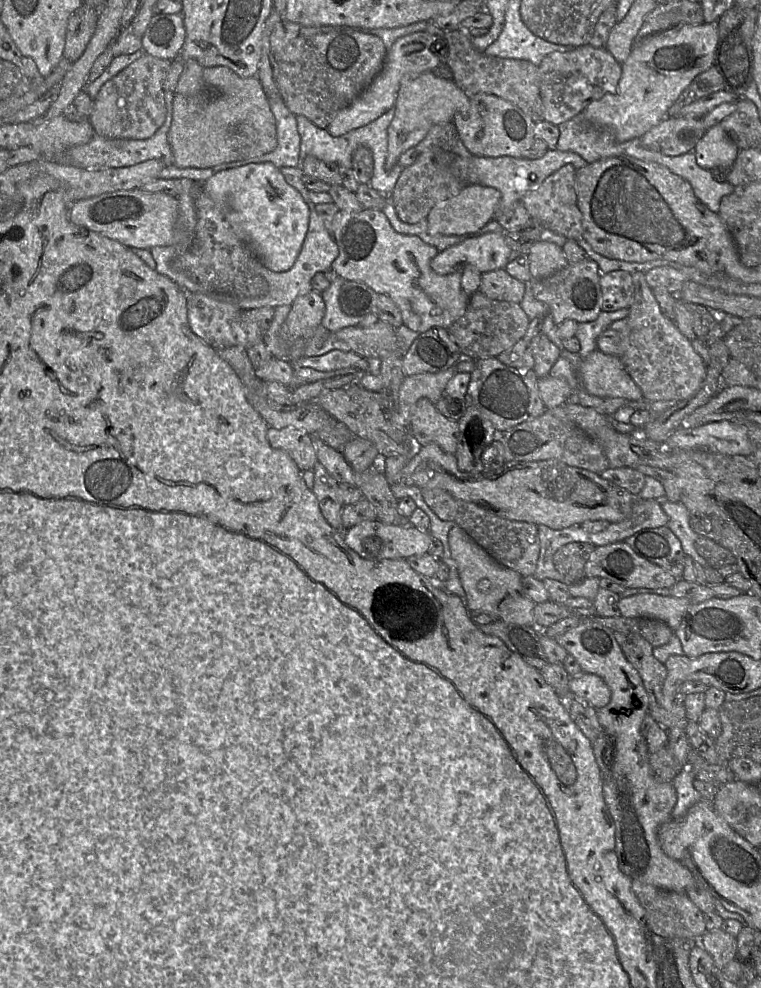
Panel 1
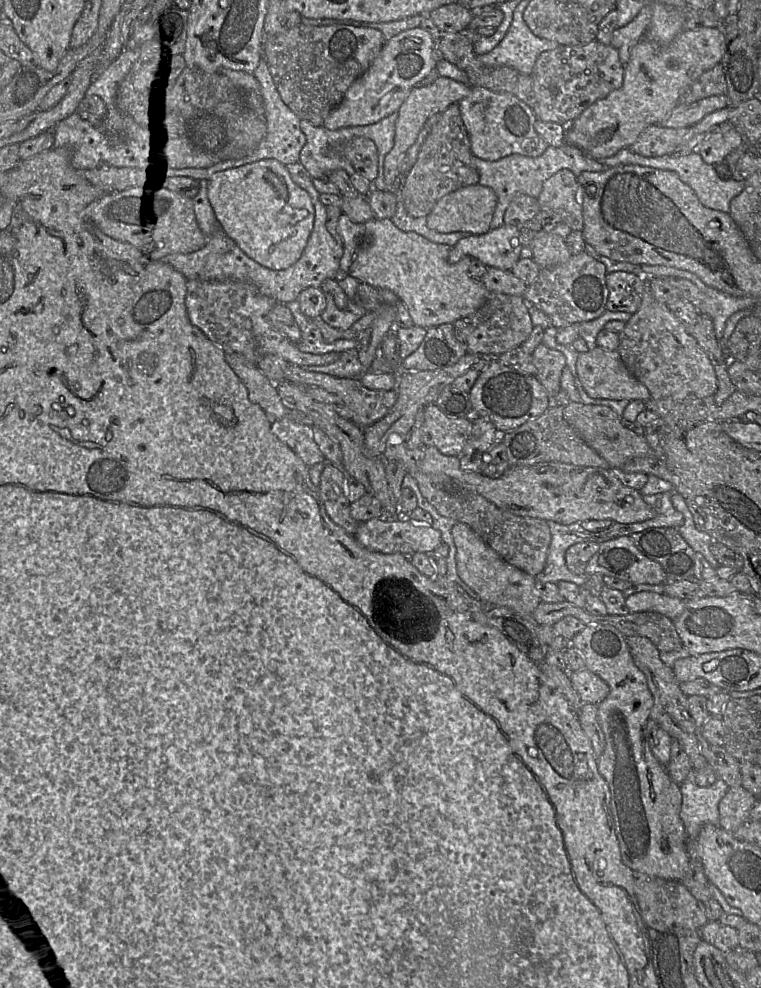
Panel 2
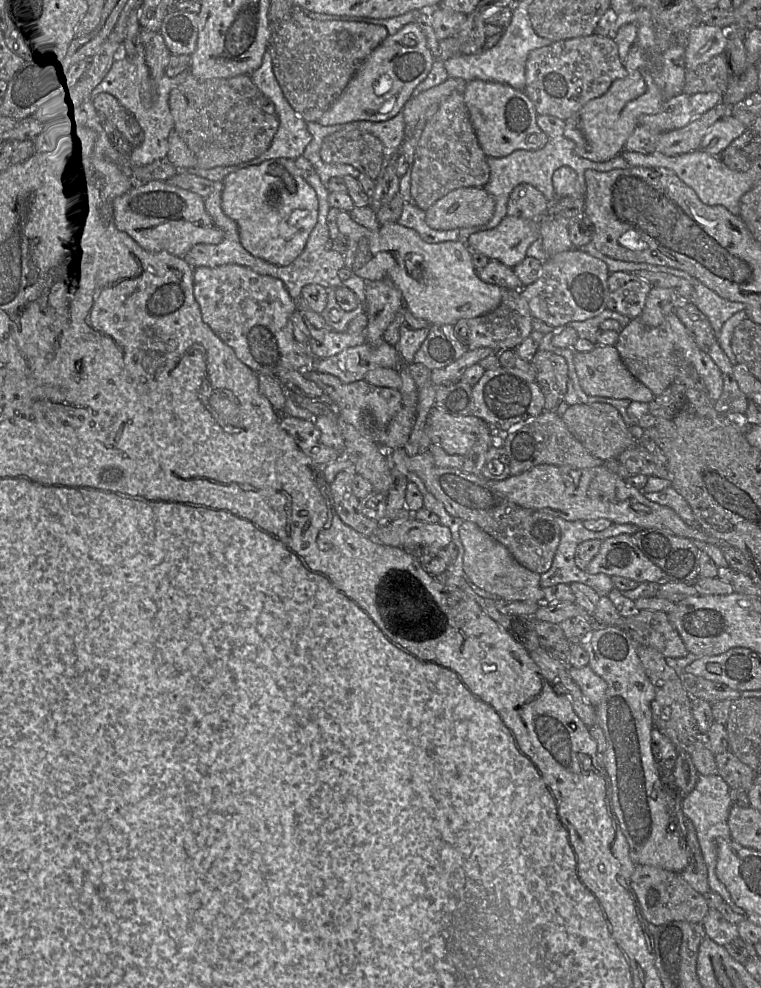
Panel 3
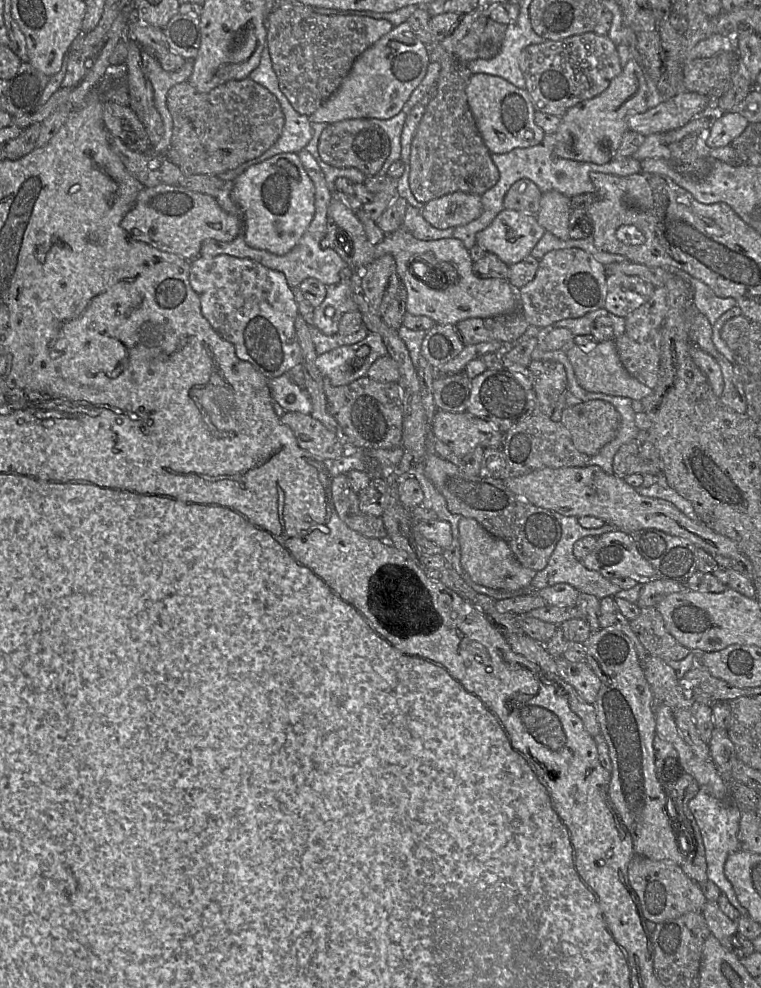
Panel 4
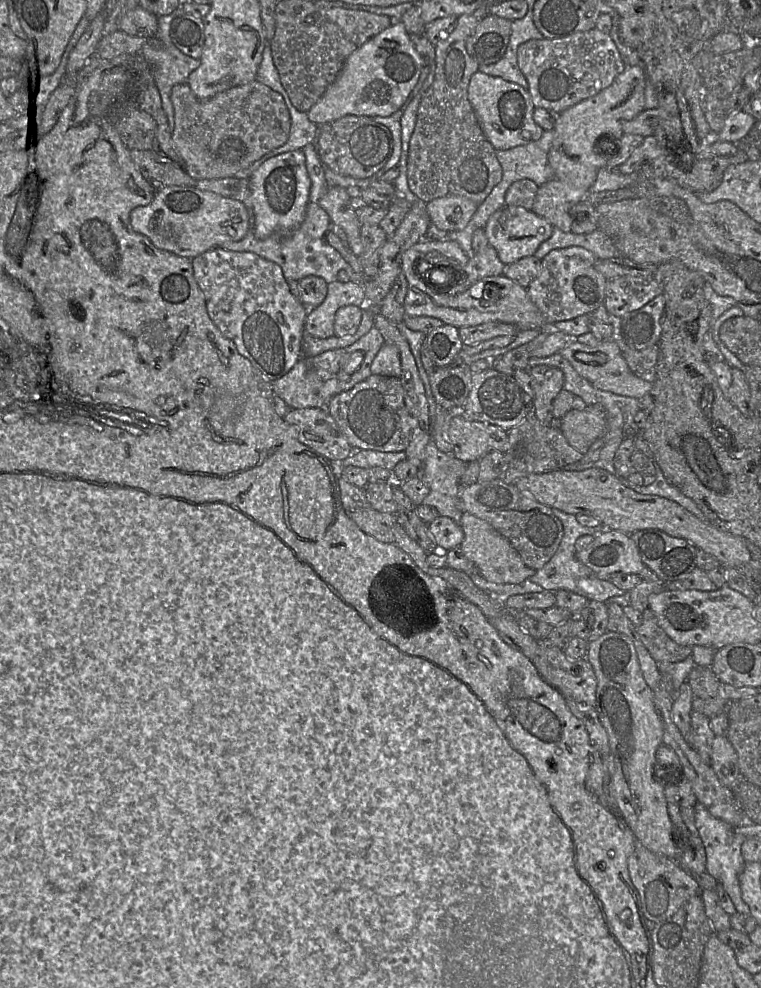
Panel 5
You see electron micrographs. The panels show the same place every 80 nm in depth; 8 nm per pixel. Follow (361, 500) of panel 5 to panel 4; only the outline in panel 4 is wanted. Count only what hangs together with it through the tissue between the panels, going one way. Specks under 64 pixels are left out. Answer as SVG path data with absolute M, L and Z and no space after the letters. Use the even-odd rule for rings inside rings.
M346 474L332 478L331 492L335 510L349 528L368 538L387 539L382 518L360 510L358 493L351 488Z

